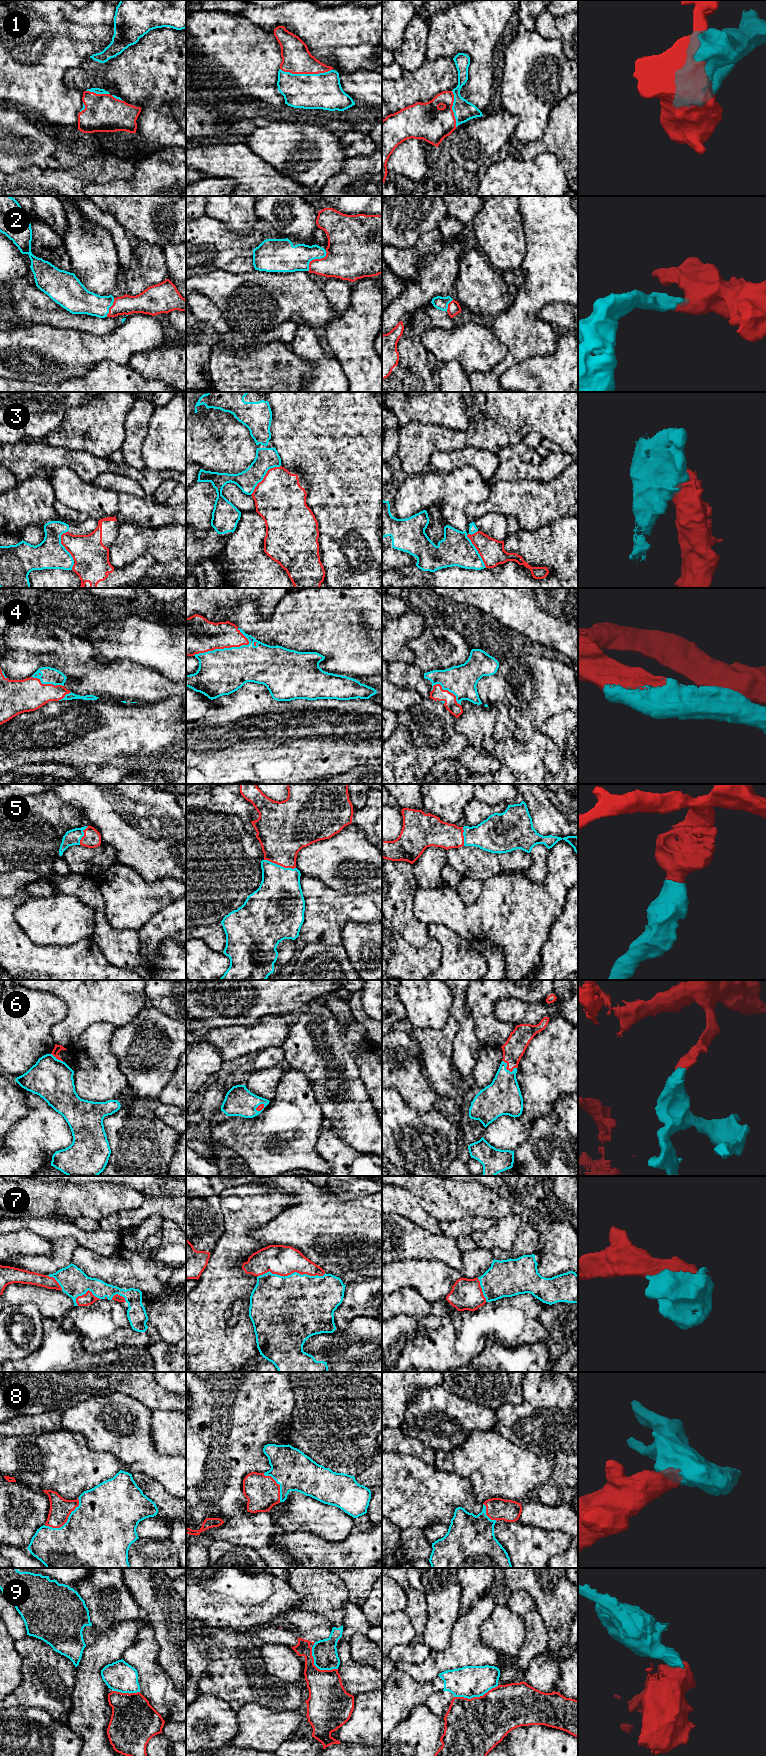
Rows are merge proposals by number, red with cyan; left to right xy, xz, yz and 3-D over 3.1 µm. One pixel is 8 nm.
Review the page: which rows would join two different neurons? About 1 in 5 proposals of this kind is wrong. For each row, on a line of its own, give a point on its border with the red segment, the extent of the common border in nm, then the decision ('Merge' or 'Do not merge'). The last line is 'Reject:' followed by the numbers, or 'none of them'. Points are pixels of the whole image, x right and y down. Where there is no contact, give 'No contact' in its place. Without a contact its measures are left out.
1: Touches red at xz (306, 73). Shared border 420 nm. Merge
2: Touches red at xz (315, 259). Shared border 220 nm. Merge
3: Touches red at yz (477, 550). Shared border 320 nm. Do not merge
4: Touches red at xz (221, 648). Shared border 460 nm. Merge
5: Touches red at xz (280, 865). Shared border 260 nm. Merge
6: Touches red at yz (507, 1069). Shared border 140 nm. Merge
7: Touches red at xz (291, 1273). Shared border 550 nm. Merge
8: Touches red at xy (66, 1521). Shared border 360 nm. Merge
9: Touches red at yz (476, 1697). Shared border 380 nm. Do not merge
Reject: 3, 9

